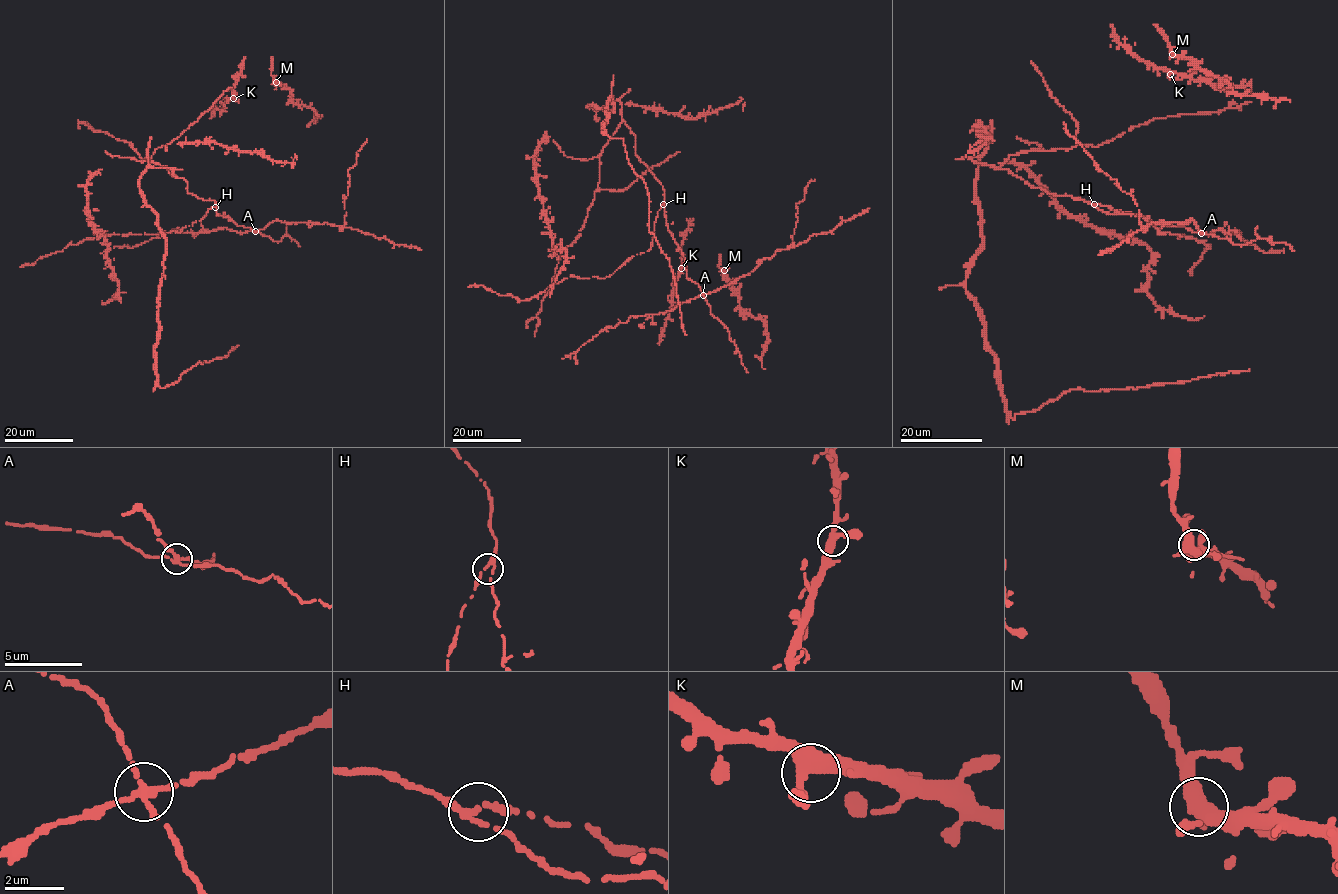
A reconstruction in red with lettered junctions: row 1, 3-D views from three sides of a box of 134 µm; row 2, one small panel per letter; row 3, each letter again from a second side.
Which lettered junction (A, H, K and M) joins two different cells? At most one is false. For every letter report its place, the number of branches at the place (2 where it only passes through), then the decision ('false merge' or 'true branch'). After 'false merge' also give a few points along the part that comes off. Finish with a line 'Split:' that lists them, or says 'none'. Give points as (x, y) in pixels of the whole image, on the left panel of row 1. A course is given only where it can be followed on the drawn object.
A: at (255, 231); 4 branches meet; false merge; foreign part runs (255, 231), (273, 221), (344, 227), (348, 170), (357, 162), (357, 152), (367, 138)
H: at (215, 207); 2 branches meet; true branch
K: at (233, 98); 3 branches meet; true branch
M: at (276, 82); 4 branches meet; true branch
Split: A

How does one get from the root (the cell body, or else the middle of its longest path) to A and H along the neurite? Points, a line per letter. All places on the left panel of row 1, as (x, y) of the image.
A: (171, 169), (177, 178), (187, 182), (188, 193), (214, 200), (218, 215), (229, 217), (237, 225), (255, 231)
H: (171, 169), (177, 178), (187, 182), (188, 193), (214, 200), (215, 207)

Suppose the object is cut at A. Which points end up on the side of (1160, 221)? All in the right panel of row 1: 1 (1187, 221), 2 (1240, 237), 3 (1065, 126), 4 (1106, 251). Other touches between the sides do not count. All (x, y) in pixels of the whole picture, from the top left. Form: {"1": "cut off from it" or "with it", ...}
{"1": "with it", "2": "with it", "3": "with it", "4": "with it"}

